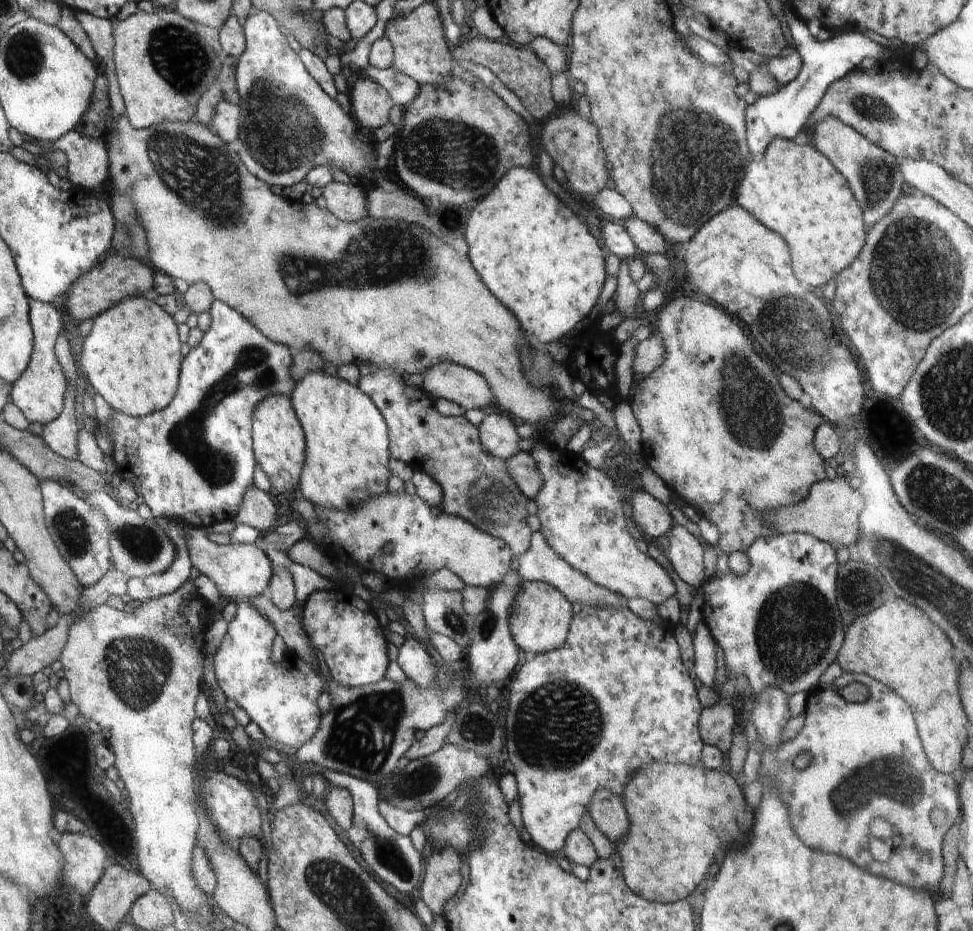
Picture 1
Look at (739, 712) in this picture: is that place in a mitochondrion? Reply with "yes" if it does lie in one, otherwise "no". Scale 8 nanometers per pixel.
no

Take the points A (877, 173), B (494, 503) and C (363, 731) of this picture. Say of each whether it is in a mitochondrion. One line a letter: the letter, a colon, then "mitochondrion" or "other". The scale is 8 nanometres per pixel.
A: mitochondrion
B: mitochondrion
C: mitochondrion

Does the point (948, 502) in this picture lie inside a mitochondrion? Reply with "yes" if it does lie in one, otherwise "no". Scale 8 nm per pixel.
yes

